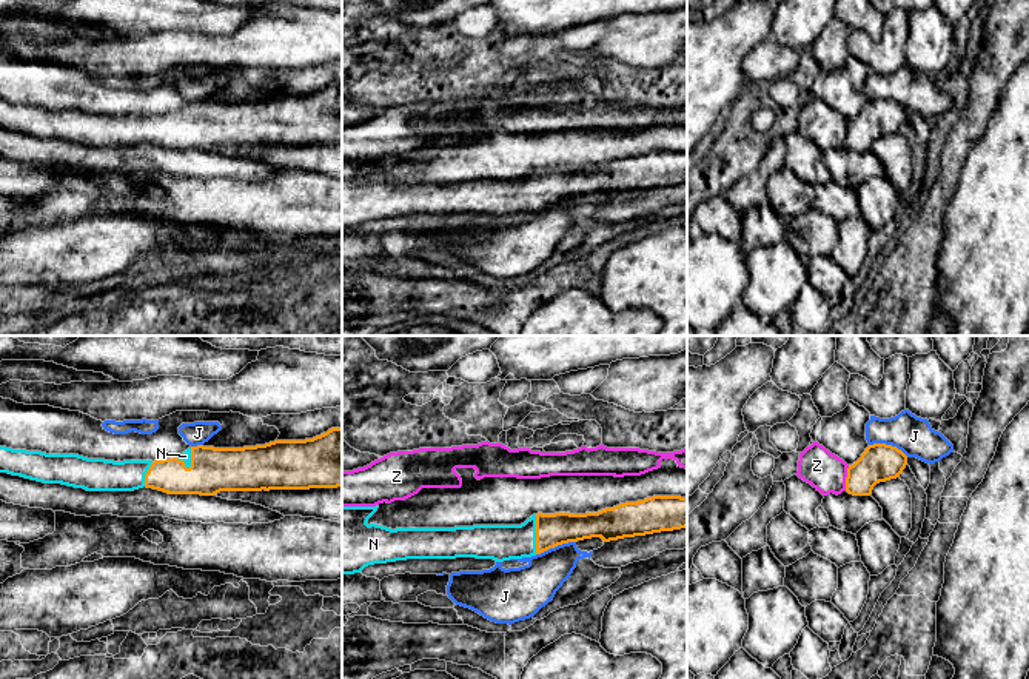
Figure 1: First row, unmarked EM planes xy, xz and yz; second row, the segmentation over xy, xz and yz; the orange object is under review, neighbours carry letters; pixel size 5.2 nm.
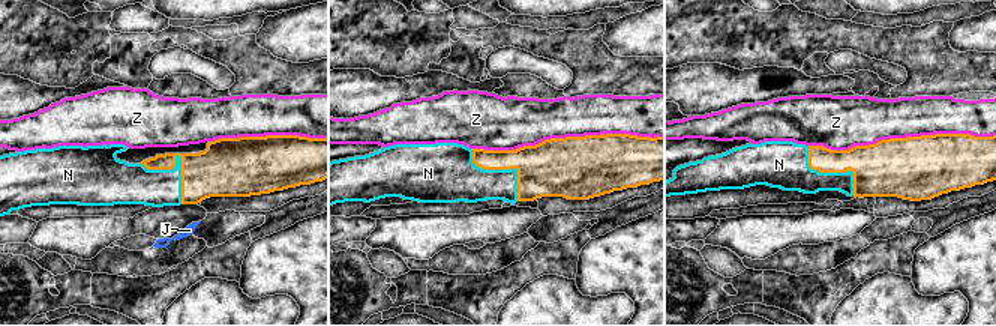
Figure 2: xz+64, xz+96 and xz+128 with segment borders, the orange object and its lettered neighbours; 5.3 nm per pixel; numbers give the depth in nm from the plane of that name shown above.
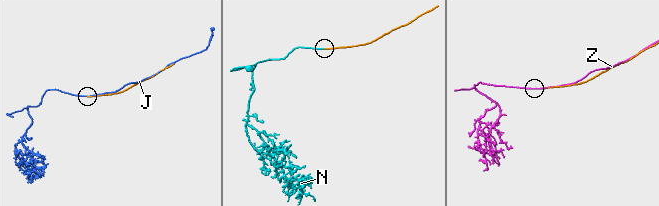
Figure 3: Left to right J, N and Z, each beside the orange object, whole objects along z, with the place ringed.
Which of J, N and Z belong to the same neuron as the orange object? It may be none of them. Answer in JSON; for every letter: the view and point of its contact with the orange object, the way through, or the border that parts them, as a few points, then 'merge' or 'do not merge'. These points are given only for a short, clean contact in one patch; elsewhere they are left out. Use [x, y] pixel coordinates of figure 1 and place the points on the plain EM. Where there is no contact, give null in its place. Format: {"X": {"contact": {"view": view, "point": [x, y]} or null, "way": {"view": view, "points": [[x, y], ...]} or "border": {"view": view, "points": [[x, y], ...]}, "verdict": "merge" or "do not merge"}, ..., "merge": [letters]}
{"J": {"contact": {"view": "xz", "point": [555, 200]}, "verdict": "do not merge"}, "N": {"contact": {"view": "xz", "point": [536, 190]}, "way": {"view": "xz", "points": [[552, 185], [536, 190], [524, 196], [499, 197]]}, "verdict": "merge"}, "Z": {"contact": {"view": "yz", "point": [846, 133]}, "verdict": "do not merge"}, "merge": ["N"]}

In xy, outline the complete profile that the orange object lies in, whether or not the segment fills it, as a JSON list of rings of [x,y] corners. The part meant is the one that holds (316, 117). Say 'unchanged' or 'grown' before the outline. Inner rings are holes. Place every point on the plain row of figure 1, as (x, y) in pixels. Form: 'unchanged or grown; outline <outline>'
grown; outline [[[331,83],[313,94],[274,95],[243,103],[197,100],[177,112],[154,117],[114,117],[0,102],[0,128],[86,146],[134,146],[146,142],[168,149],[214,151],[220,146],[337,143],[342,142],[342,83]]]

